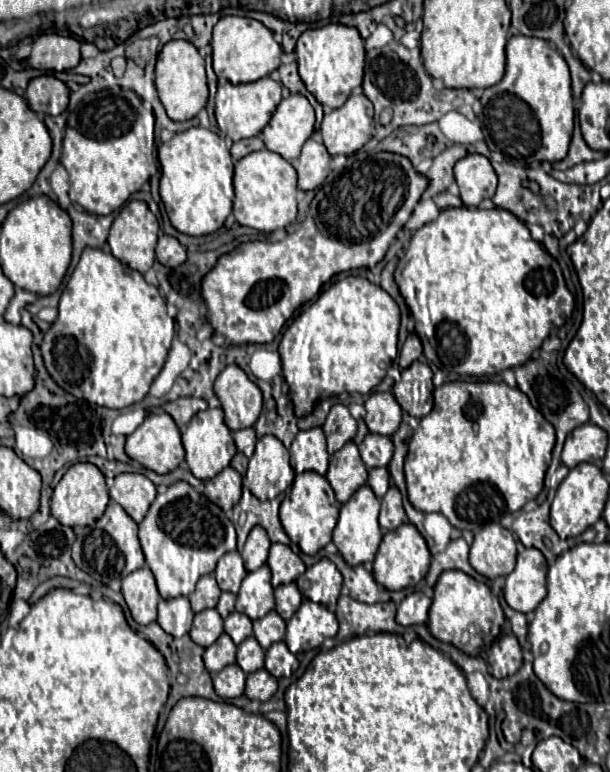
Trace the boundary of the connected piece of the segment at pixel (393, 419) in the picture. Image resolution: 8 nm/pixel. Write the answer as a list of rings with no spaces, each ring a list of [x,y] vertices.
[[[371,393],[365,401],[365,423],[371,433],[379,435],[393,435],[401,425],[401,407],[393,393]]]

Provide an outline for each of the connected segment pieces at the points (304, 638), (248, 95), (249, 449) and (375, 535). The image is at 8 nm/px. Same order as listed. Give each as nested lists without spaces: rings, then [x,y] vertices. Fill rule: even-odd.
[[[305,599],[297,613],[287,621],[285,643],[291,653],[319,647],[325,639],[337,635],[337,617],[323,605]]]
[[[263,77],[251,83],[221,83],[215,95],[215,117],[217,123],[221,127],[221,131],[225,131],[225,135],[231,141],[239,141],[239,139],[247,139],[247,137],[255,137],[263,131],[263,127],[269,123],[275,107],[281,101],[281,89],[283,85],[273,81],[271,77]]]
[[[253,427],[235,431],[235,433],[233,433],[233,439],[235,439],[235,443],[237,443],[237,449],[239,449],[241,453],[245,453],[247,457],[251,457],[251,455],[253,455],[253,451],[255,451],[255,443],[257,443],[255,429],[253,429]]]
[[[363,485],[359,491],[355,491],[355,495],[341,507],[339,513],[339,521],[337,527],[333,531],[333,543],[337,545],[339,553],[343,555],[343,559],[349,565],[361,565],[367,561],[375,559],[377,547],[381,543],[381,527],[379,527],[379,509],[381,509],[381,501],[375,497],[375,493],[371,491],[369,485]]]

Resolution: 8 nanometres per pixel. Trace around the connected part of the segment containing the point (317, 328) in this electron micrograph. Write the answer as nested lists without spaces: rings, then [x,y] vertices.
[[[361,277],[331,283],[285,329],[279,343],[283,377],[291,387],[297,415],[307,415],[315,399],[341,391],[373,391],[398,356],[399,307],[387,291]]]

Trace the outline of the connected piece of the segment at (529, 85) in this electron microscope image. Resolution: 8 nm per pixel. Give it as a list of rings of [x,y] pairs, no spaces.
[[[513,35],[505,47],[505,75],[481,95],[483,125],[509,163],[539,167],[541,161],[561,161],[573,131],[573,97],[569,67],[545,39]]]

